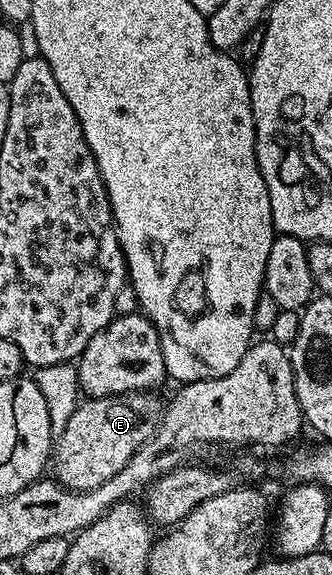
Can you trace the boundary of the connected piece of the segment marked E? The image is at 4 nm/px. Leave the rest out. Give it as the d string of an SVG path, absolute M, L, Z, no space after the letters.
M136 391L133 395L109 395L107 399L90 397L79 402L78 408L64 428L63 435L56 439L56 446L52 451L53 478L70 491L91 491L104 485L104 481L108 481L116 473L120 473L120 469L128 465L136 449L140 449L140 445L151 439L158 429L158 424L162 422L164 403L156 396L157 394L149 391Z

